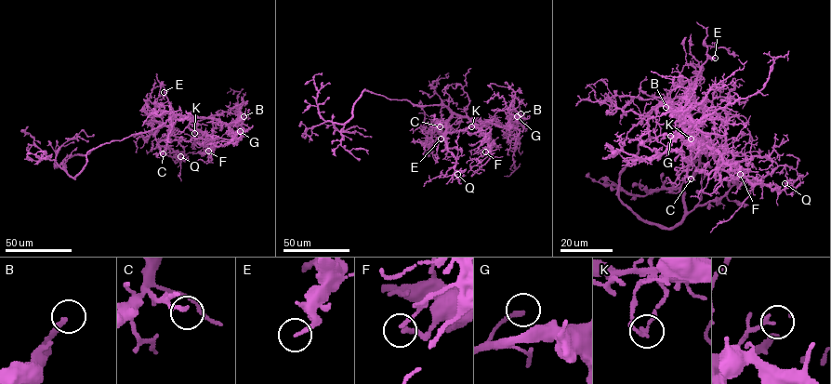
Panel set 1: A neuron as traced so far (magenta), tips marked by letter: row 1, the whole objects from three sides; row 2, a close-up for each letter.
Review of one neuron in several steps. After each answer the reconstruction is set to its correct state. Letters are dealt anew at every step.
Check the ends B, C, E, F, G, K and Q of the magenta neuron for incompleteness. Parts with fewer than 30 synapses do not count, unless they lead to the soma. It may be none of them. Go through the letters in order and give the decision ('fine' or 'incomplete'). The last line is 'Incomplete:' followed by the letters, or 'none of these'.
B: incomplete
C: fine
E: fine
F: fine
G: fine
K: fine
Q: fine
Incomplete: B

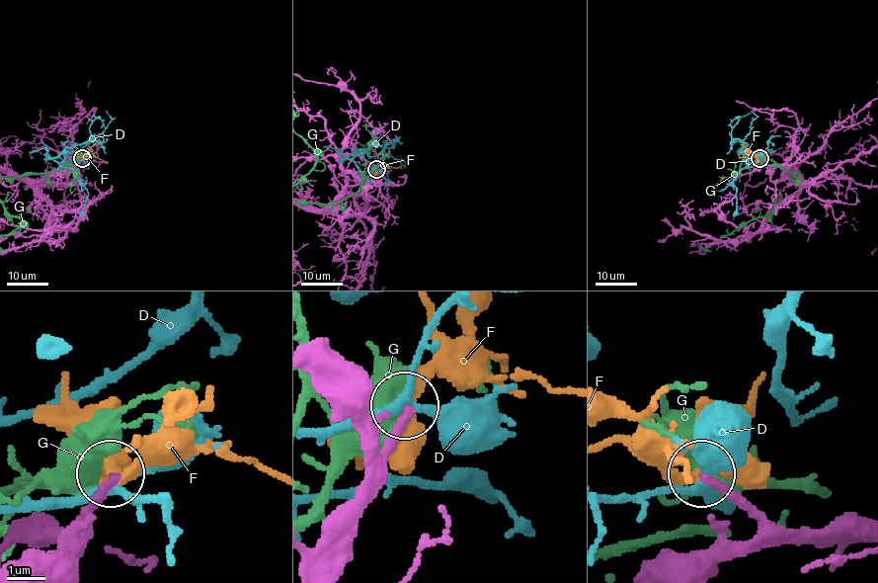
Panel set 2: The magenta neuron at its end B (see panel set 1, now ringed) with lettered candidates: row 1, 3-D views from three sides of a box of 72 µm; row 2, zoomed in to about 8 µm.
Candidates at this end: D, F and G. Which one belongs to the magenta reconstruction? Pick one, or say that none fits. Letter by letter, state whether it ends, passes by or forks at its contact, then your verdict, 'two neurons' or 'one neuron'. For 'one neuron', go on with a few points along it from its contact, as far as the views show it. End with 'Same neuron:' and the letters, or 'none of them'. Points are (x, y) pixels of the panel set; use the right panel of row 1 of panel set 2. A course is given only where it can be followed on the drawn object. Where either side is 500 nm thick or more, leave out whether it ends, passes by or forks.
D: it forks | two neurons
F: it forks | one neuron | via (760, 158), (740, 157), (737, 154)
G: two neurons
Same neuron: F

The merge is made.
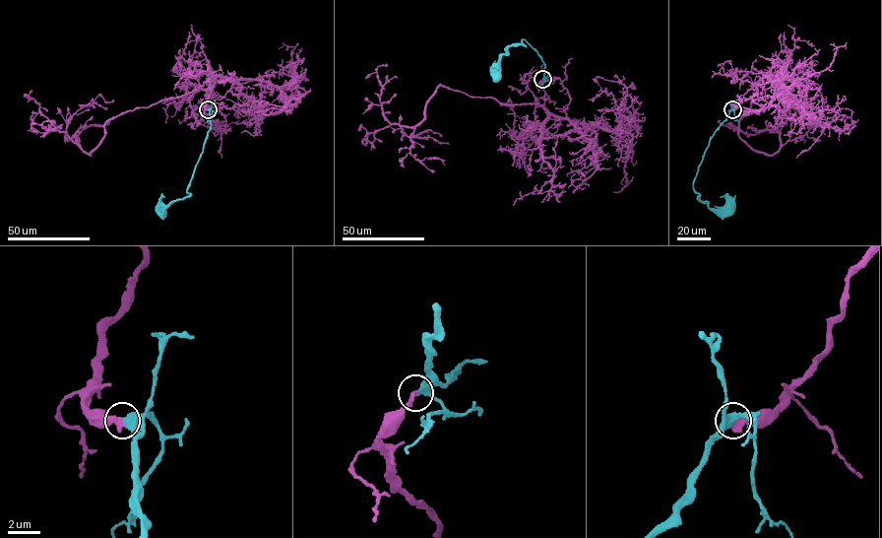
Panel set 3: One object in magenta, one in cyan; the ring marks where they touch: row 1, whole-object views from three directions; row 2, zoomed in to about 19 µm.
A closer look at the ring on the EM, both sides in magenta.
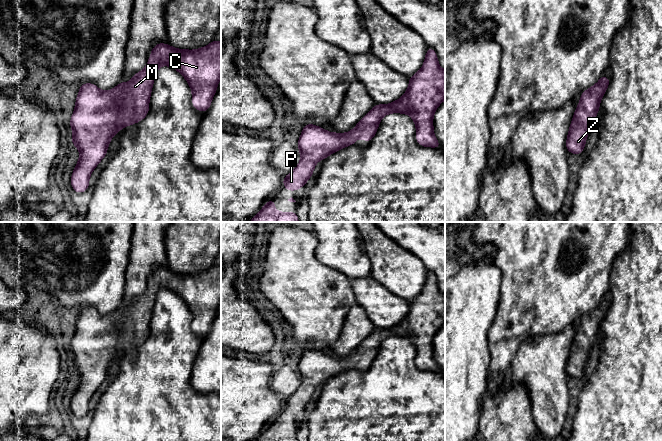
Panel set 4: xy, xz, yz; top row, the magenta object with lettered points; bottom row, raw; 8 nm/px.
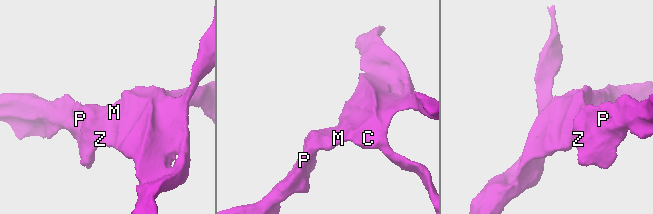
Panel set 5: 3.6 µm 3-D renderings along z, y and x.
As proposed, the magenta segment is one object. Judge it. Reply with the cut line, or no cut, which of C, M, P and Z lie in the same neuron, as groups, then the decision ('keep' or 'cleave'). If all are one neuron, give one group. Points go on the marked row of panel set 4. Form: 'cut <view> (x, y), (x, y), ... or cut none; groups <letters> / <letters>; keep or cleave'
cut none; groups C M P Z; keep

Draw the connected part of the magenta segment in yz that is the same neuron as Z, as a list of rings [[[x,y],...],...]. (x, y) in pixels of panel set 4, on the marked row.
[[[602,75],[599,82],[581,94],[569,127],[566,149],[571,154],[582,154],[591,125],[599,111],[600,101],[610,83],[610,78]]]

